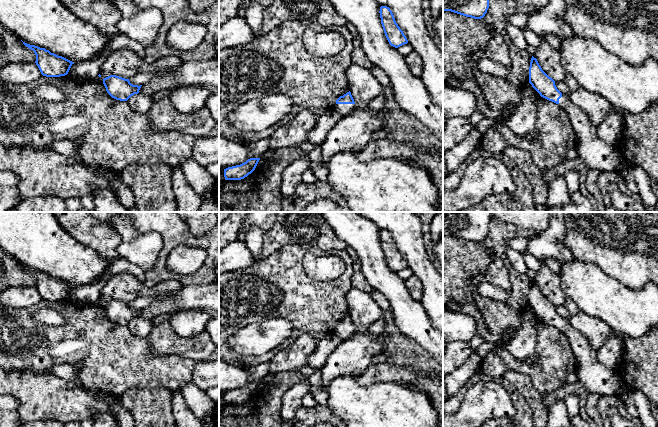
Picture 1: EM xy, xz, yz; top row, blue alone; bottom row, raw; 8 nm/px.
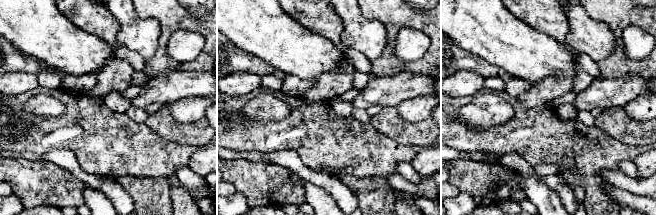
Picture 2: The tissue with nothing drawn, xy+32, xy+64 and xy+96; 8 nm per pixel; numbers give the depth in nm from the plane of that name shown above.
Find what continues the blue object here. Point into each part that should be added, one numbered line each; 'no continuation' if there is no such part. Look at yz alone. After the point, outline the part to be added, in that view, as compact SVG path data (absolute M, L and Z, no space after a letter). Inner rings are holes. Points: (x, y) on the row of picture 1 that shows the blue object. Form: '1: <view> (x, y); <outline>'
1: yz (596, 154); M562 94L558 105L570 118L576 133L575 147L586 166L599 171L625 170L625 162L620 152L598 138L596 128L589 117L567 95Z

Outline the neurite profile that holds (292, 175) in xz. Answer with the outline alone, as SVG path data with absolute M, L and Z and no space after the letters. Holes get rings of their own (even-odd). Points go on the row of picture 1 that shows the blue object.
M301 157L291 162L282 173L280 194L282 197L291 196L296 187L302 182L303 173L310 168L309 157Z

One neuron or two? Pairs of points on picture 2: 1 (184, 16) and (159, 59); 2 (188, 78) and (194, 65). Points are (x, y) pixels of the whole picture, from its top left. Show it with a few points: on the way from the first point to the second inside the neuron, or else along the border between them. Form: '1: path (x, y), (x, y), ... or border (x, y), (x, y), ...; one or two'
1: path (173, 26), (166, 33), (162, 48); one
2: border (174, 70), (206, 72); two

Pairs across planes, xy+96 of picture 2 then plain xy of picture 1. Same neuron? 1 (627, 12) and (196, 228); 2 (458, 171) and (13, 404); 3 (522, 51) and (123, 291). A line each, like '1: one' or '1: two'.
1: two
2: two
3: two

